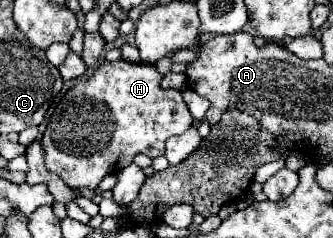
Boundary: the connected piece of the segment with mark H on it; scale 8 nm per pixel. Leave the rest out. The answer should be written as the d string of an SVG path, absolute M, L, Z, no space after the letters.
M101 61L93 71L77 79L61 103L57 105L51 121L41 137L41 147L45 151L47 171L59 175L71 189L97 189L105 175L115 175L125 169L137 153L151 159L165 153L165 141L173 135L181 135L193 125L189 107L185 105L179 89L163 89L163 75L151 63L129 63L129 61Z

